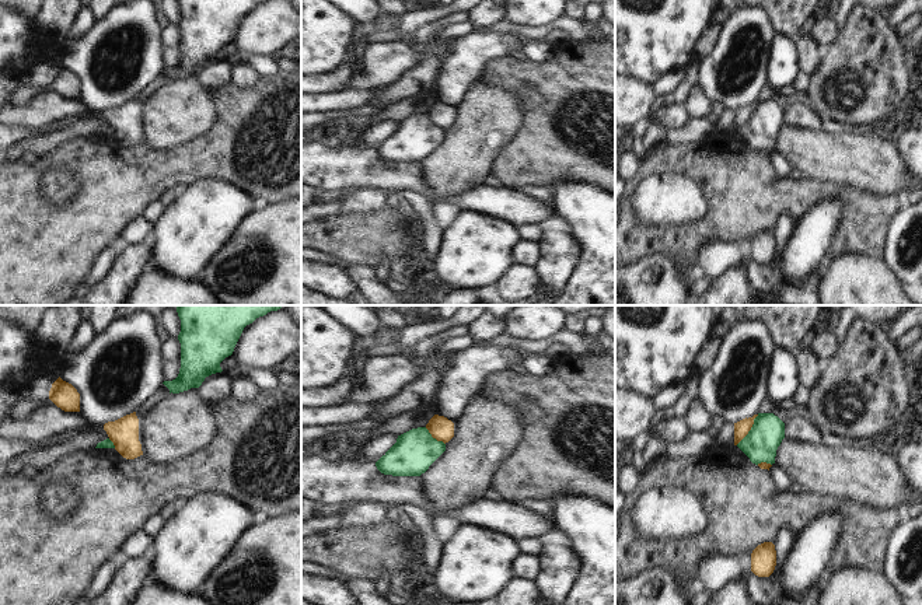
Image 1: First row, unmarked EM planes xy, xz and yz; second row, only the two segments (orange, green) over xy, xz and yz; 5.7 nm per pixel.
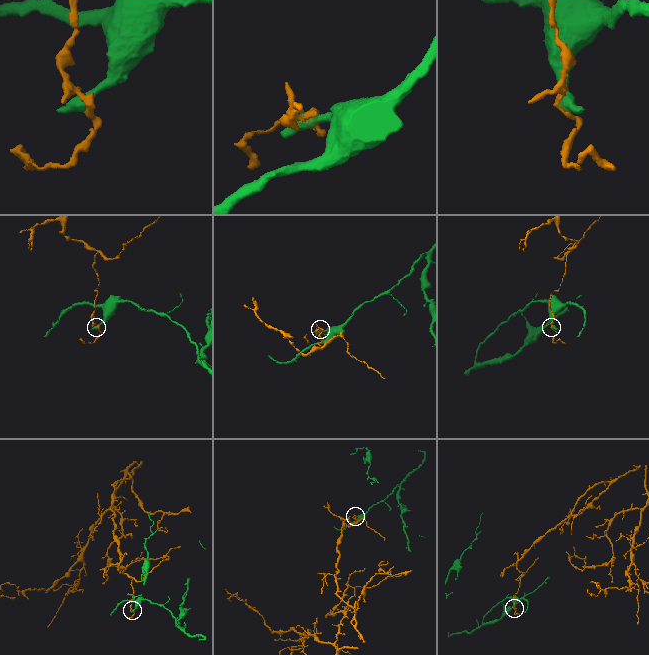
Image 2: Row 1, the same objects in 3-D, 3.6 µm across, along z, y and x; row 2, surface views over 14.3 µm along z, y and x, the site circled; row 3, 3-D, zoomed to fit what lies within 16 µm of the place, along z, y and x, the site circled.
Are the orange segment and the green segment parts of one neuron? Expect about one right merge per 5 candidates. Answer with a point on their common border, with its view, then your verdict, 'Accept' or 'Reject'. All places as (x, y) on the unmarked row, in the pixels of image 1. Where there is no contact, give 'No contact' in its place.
Touches orange at yz (750, 115). Reject.

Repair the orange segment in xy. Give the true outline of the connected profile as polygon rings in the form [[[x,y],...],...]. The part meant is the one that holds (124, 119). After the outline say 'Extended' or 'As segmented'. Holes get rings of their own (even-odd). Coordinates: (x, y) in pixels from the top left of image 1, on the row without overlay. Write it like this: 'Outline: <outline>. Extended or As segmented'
Outline: [[[136,98],[126,101],[115,108],[104,111],[109,126],[115,136],[126,146],[135,146],[143,141],[142,130],[139,127],[139,105]]]. As segmented.

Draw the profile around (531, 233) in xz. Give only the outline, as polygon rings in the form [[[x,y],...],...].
[[[520,225],[520,227],[517,227],[517,234],[518,234],[520,239],[527,239],[527,241],[535,242],[535,244],[538,241],[541,232],[542,231],[538,228],[538,225]]]

